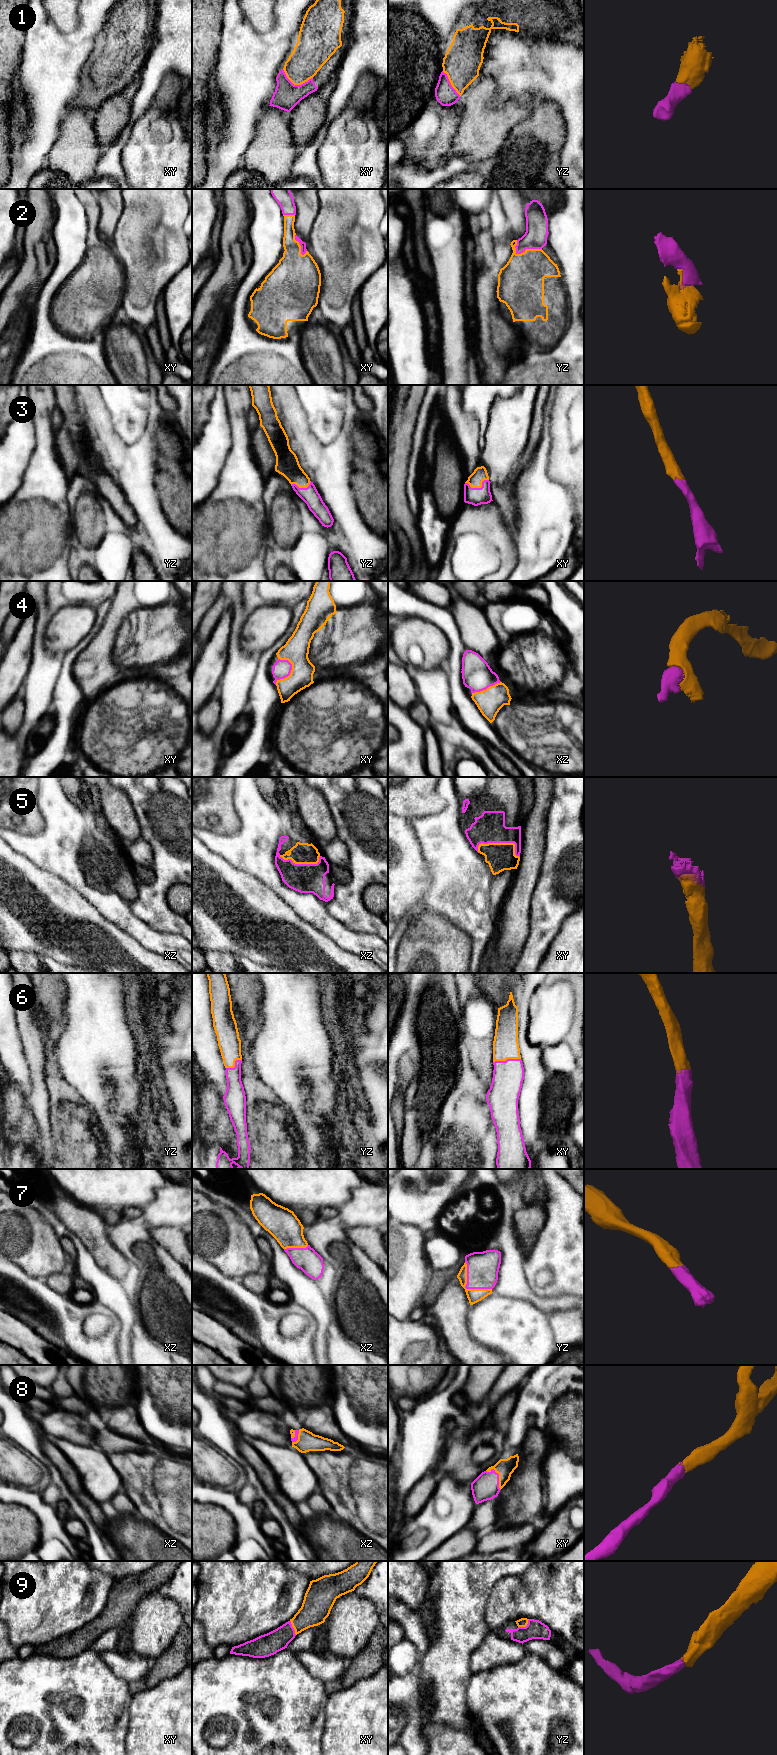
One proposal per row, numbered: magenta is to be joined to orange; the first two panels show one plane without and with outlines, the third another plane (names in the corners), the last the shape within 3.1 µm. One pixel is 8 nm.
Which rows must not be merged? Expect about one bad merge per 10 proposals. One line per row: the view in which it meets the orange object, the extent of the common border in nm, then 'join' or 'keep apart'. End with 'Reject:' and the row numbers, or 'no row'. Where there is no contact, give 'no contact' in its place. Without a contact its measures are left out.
1: xy | 260 nm | join
2: yz | 220 nm | join
3: xy | 190 nm | join
4: xy | 220 nm | join
5: xy | 360 nm | join
6: xy | 220 nm | join
7: yz | 320 nm | join
8: xy | 200 nm | join
9: yz | 120 nm | join
Reject: no row

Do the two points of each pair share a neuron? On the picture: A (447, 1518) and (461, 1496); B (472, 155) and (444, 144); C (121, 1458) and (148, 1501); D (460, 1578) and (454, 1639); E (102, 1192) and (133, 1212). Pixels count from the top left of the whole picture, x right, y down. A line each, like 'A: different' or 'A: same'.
A: same
B: different
C: same
D: same
E: different

